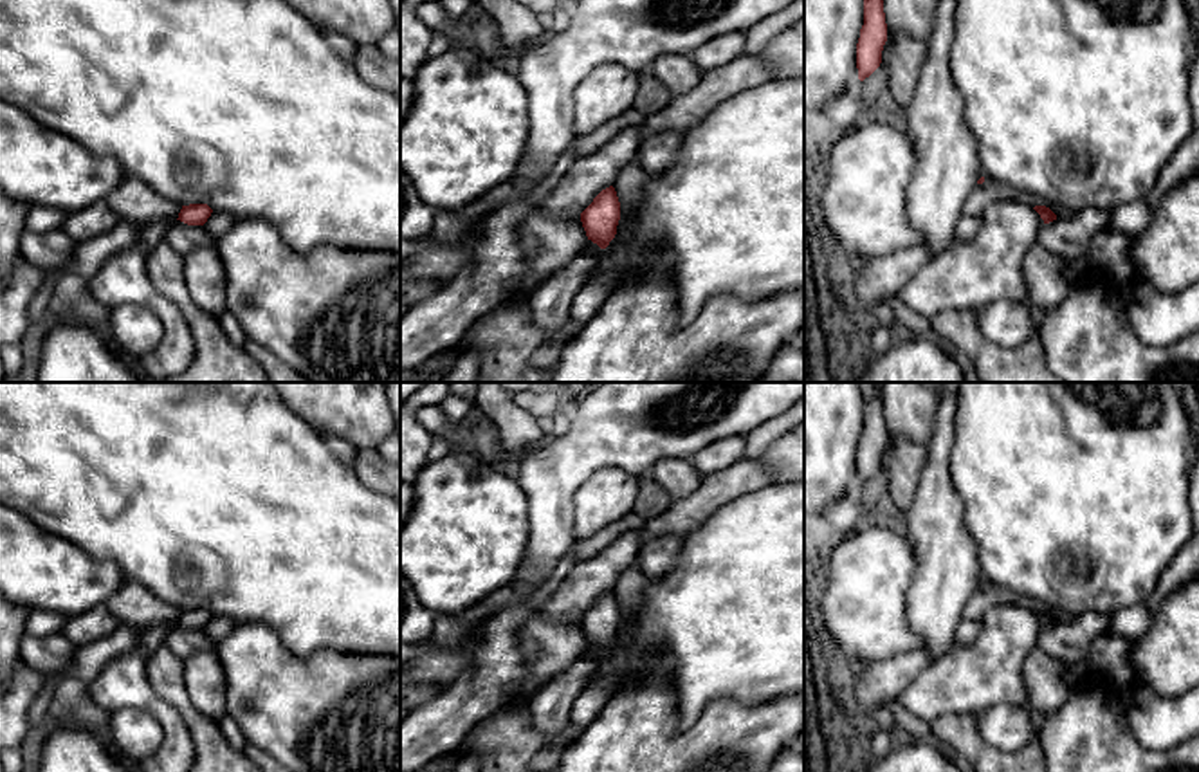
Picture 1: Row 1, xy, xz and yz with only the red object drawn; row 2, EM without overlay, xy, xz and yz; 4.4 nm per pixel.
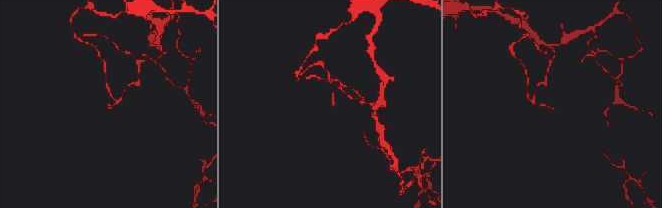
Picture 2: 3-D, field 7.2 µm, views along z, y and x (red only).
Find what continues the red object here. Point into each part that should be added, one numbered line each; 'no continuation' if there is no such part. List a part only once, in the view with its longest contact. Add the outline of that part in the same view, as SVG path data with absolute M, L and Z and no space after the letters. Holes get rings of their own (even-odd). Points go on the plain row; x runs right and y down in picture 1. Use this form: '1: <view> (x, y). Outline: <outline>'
no continuation

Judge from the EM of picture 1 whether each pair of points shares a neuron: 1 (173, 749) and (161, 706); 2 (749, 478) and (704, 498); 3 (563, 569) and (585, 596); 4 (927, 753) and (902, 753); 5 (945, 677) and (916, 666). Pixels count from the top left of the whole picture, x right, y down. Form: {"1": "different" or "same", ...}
{"1": "same", "2": "same", "3": "different", "4": "same", "5": "different"}

